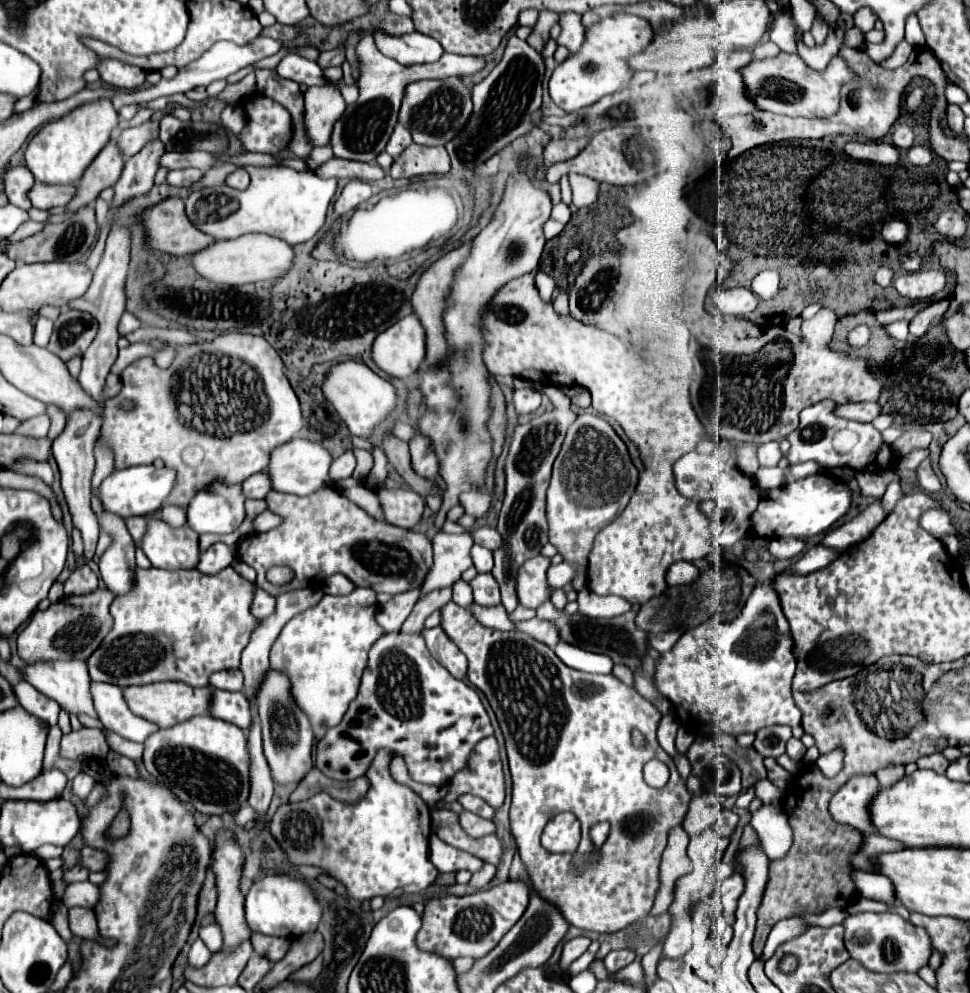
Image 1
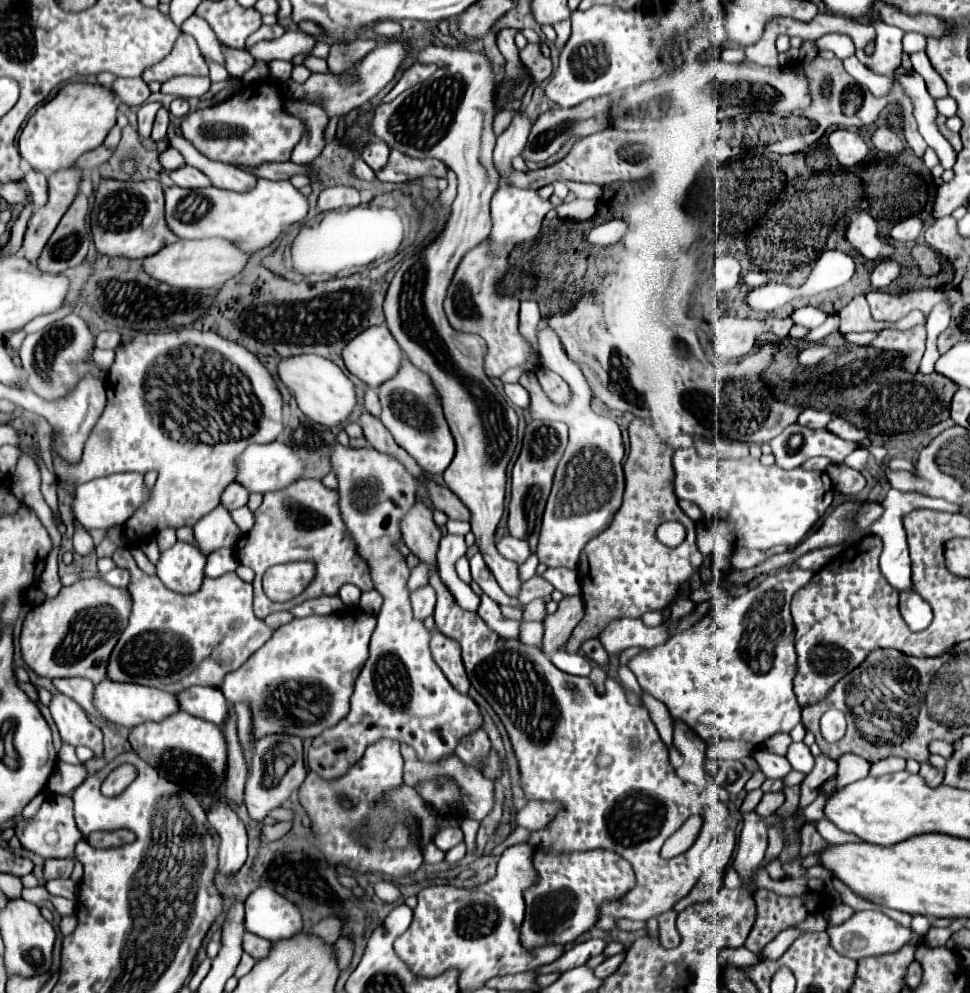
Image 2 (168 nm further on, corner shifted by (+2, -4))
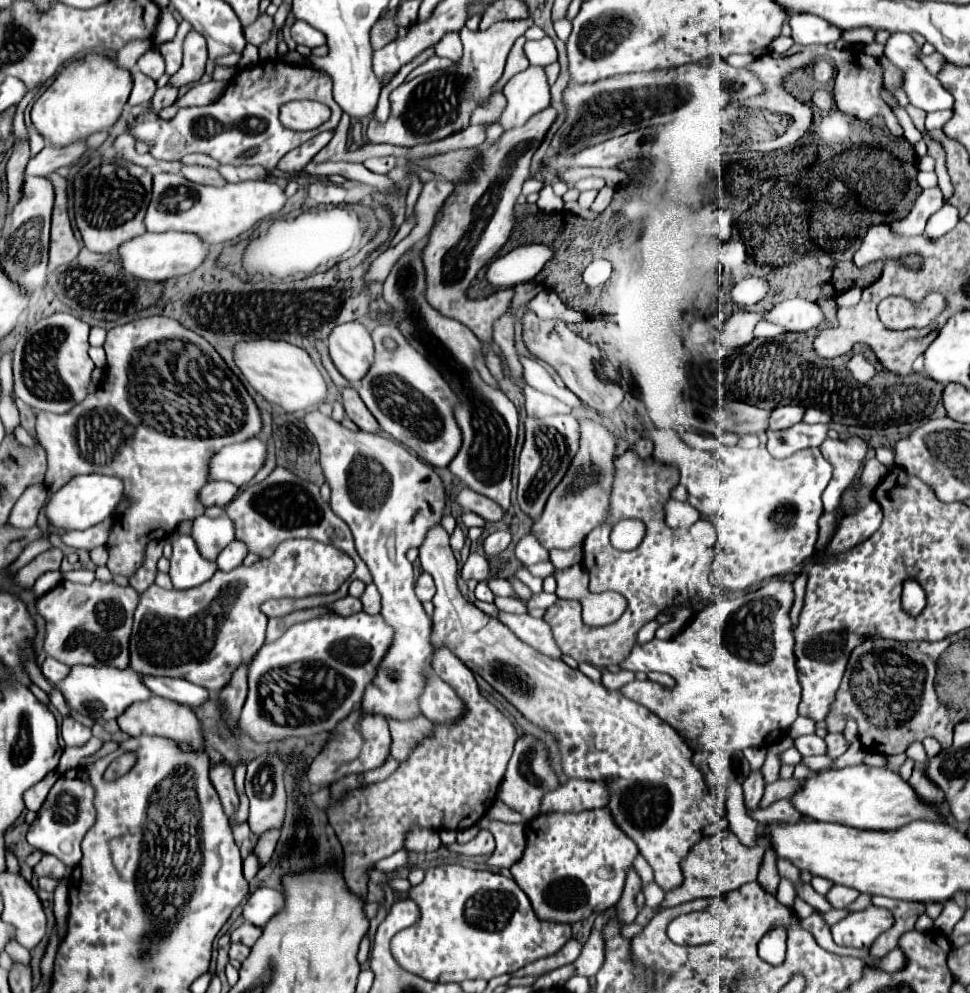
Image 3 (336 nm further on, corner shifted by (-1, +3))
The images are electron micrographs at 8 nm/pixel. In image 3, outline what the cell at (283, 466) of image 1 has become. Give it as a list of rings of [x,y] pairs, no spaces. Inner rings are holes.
[[[249,438],[247,442],[223,446],[215,458],[211,458],[211,474],[209,480],[223,480],[235,486],[243,486],[253,480],[259,472],[267,456],[267,446],[257,440]]]

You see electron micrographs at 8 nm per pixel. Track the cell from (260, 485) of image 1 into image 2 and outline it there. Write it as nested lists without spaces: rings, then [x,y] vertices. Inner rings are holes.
[[[230,483],[222,493],[222,505],[228,507],[230,511],[244,507],[248,503],[248,495],[250,495],[248,489],[244,489],[240,483]]]

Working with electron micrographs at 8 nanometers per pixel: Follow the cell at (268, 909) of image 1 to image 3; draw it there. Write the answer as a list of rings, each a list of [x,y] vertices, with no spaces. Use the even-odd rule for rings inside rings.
[[[257,888],[243,906],[243,918],[259,928],[265,928],[269,918],[283,906],[283,894],[273,888]]]

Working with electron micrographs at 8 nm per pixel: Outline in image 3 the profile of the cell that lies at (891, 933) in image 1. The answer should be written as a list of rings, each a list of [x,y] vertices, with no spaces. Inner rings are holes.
[[[869,906],[861,912],[851,912],[847,918],[831,926],[833,940],[839,946],[869,948],[873,940],[893,924],[893,916],[885,908]]]

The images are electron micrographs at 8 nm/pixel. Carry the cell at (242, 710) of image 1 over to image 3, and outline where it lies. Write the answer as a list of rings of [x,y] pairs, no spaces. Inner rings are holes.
[[[141,676],[143,684],[155,694],[163,696],[167,700],[187,704],[187,706],[199,706],[209,698],[209,692],[197,684],[191,684],[183,678],[147,678]]]

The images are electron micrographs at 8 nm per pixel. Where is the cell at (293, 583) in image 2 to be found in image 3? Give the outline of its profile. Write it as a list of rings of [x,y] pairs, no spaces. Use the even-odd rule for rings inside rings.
[[[287,540],[281,542],[271,558],[261,558],[251,566],[239,566],[231,572],[217,570],[211,580],[191,590],[163,590],[149,586],[135,610],[135,624],[131,634],[131,668],[137,674],[173,676],[185,678],[193,684],[211,682],[211,686],[223,686],[223,678],[233,674],[235,668],[249,660],[265,642],[267,616],[261,612],[261,604],[271,598],[305,598],[313,594],[335,592],[353,574],[353,560],[337,550],[315,540]]]

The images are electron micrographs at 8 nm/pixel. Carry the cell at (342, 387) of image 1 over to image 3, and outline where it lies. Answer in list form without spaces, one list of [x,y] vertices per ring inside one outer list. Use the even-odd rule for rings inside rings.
[[[251,340],[237,342],[233,348],[233,362],[239,368],[245,386],[259,392],[269,404],[277,404],[287,412],[309,412],[315,410],[327,396],[327,380],[321,366],[311,362],[303,348],[297,348],[281,340]]]

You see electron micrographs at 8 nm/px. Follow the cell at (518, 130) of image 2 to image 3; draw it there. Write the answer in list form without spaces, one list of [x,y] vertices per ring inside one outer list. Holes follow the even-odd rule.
[[[529,66],[515,74],[507,82],[503,94],[507,98],[507,108],[503,110],[499,122],[505,130],[523,126],[533,114],[545,110],[551,104],[549,82],[541,66]]]

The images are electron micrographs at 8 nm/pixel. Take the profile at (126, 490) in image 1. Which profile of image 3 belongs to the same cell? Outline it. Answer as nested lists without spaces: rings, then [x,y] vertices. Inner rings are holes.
[[[103,474],[75,476],[63,488],[59,488],[57,492],[51,494],[51,498],[45,506],[45,518],[57,530],[65,530],[65,532],[87,530],[113,514],[113,508],[119,504],[121,494],[123,494],[123,482],[119,478],[103,476]]]

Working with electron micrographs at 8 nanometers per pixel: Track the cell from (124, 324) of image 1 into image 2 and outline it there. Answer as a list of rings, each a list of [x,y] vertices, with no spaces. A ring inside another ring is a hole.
[[[102,331],[96,345],[100,349],[116,349],[116,345],[120,345],[120,331]]]

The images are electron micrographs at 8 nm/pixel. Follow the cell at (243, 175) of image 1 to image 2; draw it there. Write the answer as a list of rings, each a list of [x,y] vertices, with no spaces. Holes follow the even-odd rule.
[[[171,124],[168,127],[167,138],[170,145],[182,153],[182,157],[188,165],[192,165],[192,167],[200,169],[204,175],[208,175],[208,179],[212,181],[214,187],[230,189],[230,191],[248,191],[248,189],[252,189],[252,185],[256,185],[256,177],[252,173],[248,173],[246,169],[240,169],[230,163],[212,161],[212,159],[200,155],[190,145],[190,141],[186,141],[184,137],[180,137],[176,133],[175,127]]]

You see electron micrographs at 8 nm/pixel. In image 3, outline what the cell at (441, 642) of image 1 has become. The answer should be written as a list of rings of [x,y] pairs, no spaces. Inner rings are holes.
[[[447,648],[437,650],[431,668],[467,702],[467,718],[463,722],[433,724],[433,734],[417,742],[407,760],[399,762],[399,768],[383,782],[351,790],[341,800],[331,800],[329,788],[313,794],[315,804],[327,810],[327,818],[343,846],[345,882],[357,894],[367,894],[369,872],[375,870],[379,860],[403,848],[411,826],[433,830],[475,826],[495,802],[513,744],[519,738],[513,722],[479,694],[473,672],[455,654]]]

